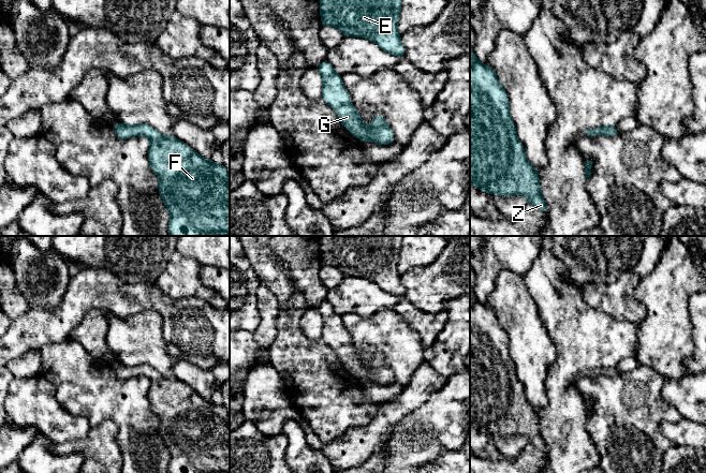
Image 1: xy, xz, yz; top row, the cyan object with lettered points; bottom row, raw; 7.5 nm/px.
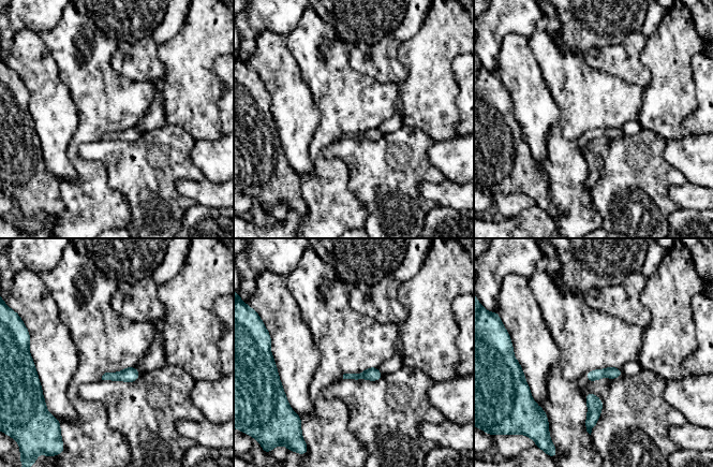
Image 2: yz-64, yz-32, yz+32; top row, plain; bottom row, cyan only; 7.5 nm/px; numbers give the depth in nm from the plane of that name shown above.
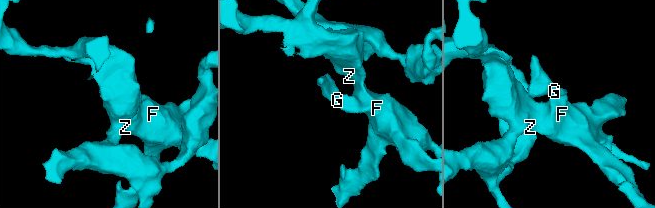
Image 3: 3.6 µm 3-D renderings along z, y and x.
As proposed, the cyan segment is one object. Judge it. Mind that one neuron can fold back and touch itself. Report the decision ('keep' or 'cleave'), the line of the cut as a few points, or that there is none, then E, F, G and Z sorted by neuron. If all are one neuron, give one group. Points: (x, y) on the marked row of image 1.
keep; no cut; E F G Z

